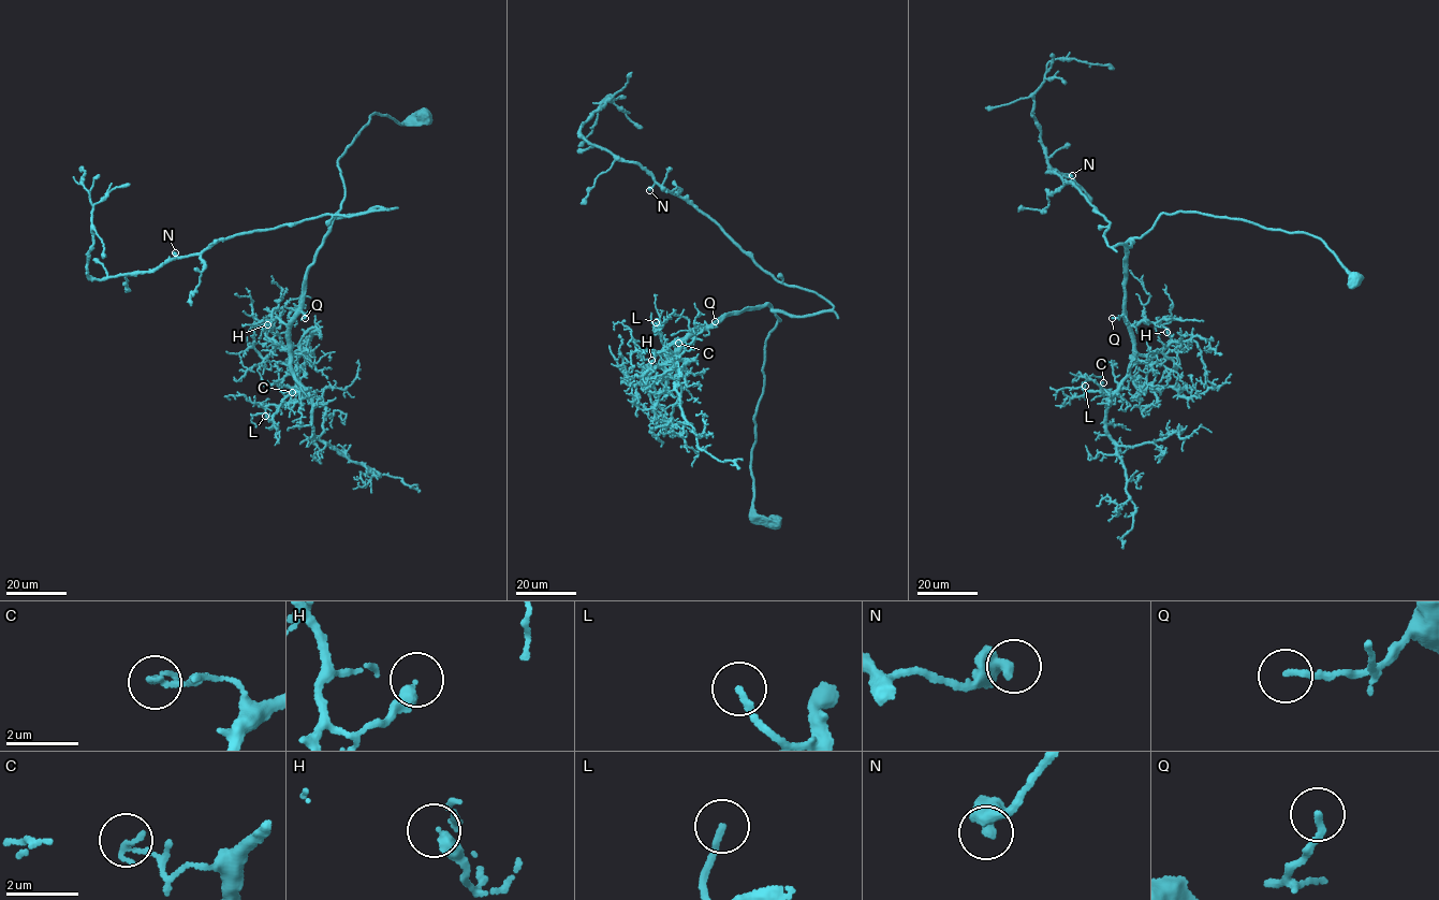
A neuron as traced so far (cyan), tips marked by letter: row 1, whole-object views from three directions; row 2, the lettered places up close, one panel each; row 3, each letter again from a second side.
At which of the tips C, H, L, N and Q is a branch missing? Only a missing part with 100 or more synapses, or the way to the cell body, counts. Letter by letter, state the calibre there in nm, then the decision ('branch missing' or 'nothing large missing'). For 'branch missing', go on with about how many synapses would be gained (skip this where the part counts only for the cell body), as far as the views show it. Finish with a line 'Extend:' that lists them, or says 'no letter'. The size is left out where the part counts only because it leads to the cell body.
C: 200 nm thick; nothing large missing
H: 360 nm thick; nothing large missing
L: 170 nm thick; nothing large missing
N: 500 nm thick; nothing large missing
Q: 160 nm thick; nothing large missing
Extend: no letter

